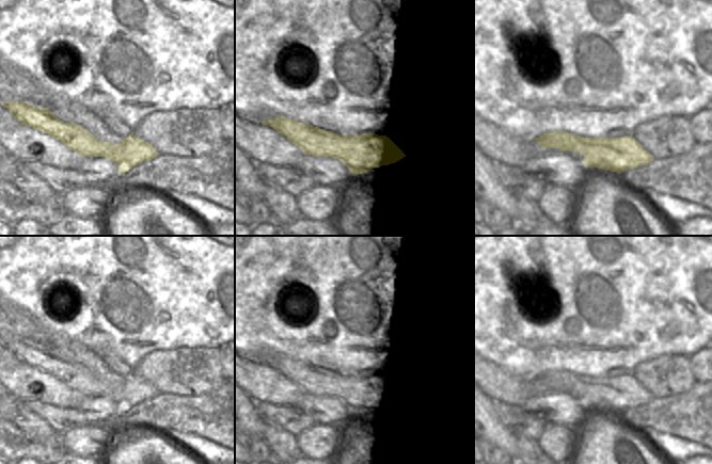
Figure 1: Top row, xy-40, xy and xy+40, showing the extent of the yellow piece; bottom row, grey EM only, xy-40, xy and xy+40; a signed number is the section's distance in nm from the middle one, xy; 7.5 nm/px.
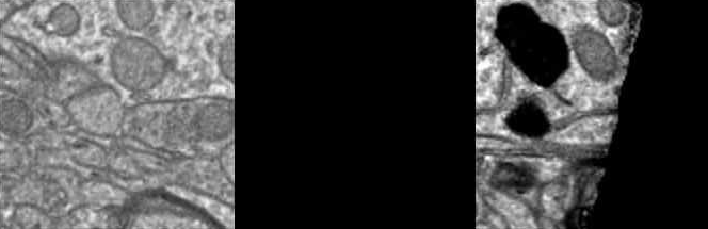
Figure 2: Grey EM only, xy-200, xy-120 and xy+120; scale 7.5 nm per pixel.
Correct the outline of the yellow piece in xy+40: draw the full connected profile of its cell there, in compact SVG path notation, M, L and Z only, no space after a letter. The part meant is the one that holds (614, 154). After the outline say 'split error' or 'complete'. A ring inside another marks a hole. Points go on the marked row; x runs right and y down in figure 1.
M553 131L535 139L542 148L559 148L584 156L585 167L621 173L647 165L654 158L632 135L621 138L583 138L566 131Z; complete

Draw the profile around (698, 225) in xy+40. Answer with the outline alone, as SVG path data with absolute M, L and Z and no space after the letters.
M694 217L671 225L671 236L712 236L712 219Z

